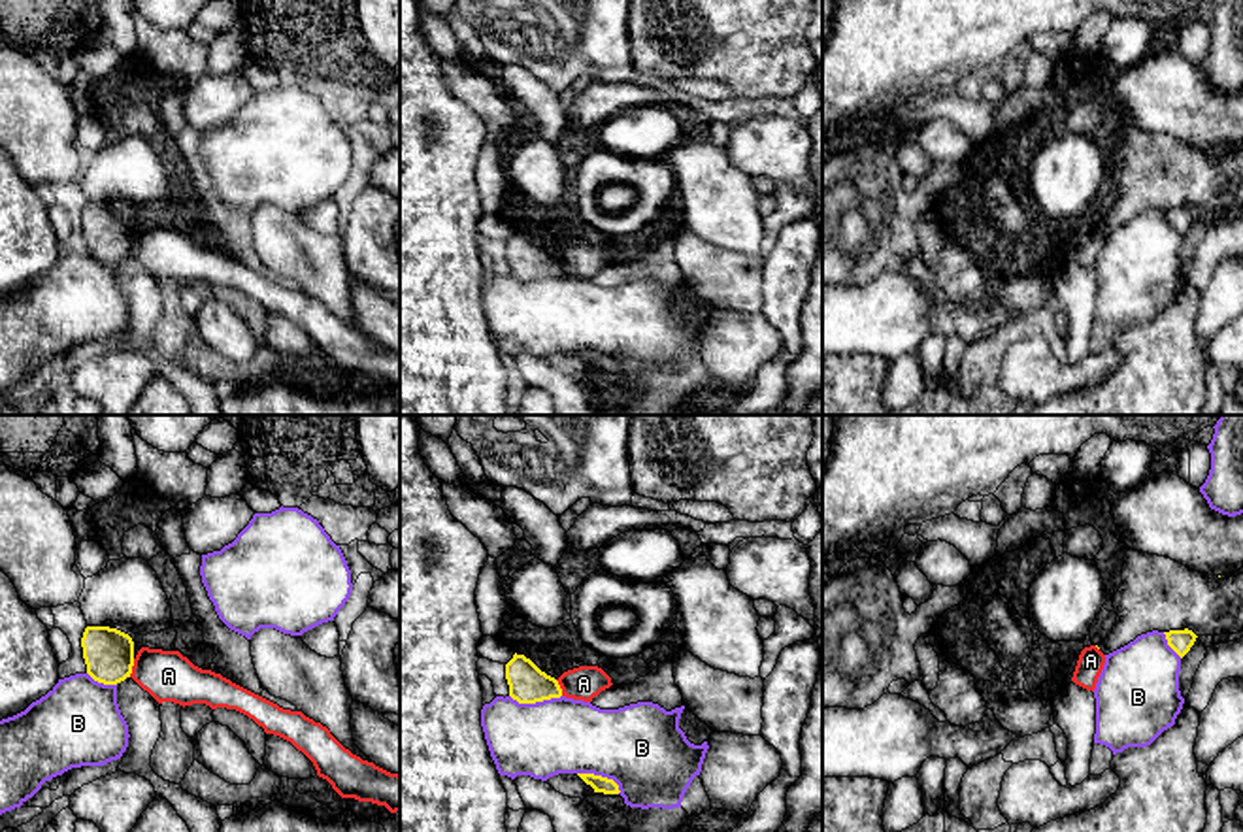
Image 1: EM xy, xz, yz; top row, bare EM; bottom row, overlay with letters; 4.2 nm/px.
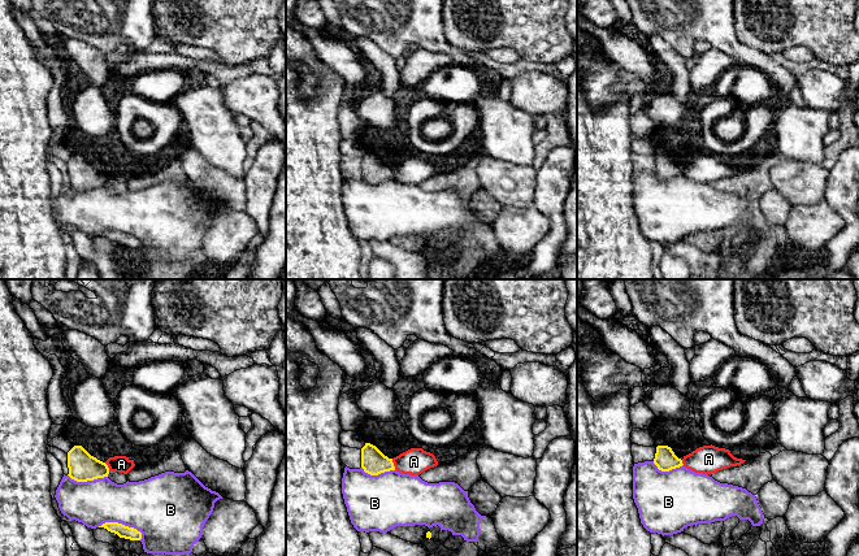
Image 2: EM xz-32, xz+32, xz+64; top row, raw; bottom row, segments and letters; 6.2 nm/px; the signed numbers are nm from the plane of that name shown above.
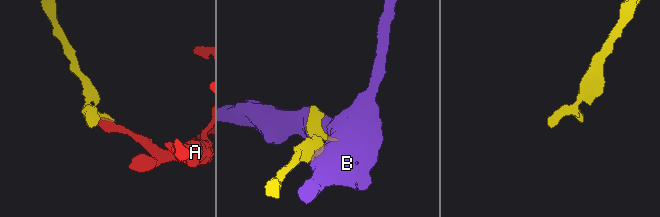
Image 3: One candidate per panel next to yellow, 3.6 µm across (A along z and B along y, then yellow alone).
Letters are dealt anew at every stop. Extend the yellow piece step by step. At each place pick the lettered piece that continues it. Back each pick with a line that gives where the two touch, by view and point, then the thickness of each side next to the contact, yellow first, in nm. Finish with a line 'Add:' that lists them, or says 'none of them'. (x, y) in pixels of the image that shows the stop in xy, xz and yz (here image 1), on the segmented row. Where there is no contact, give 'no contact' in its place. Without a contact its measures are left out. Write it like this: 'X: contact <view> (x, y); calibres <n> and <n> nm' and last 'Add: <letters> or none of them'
Add: none of them

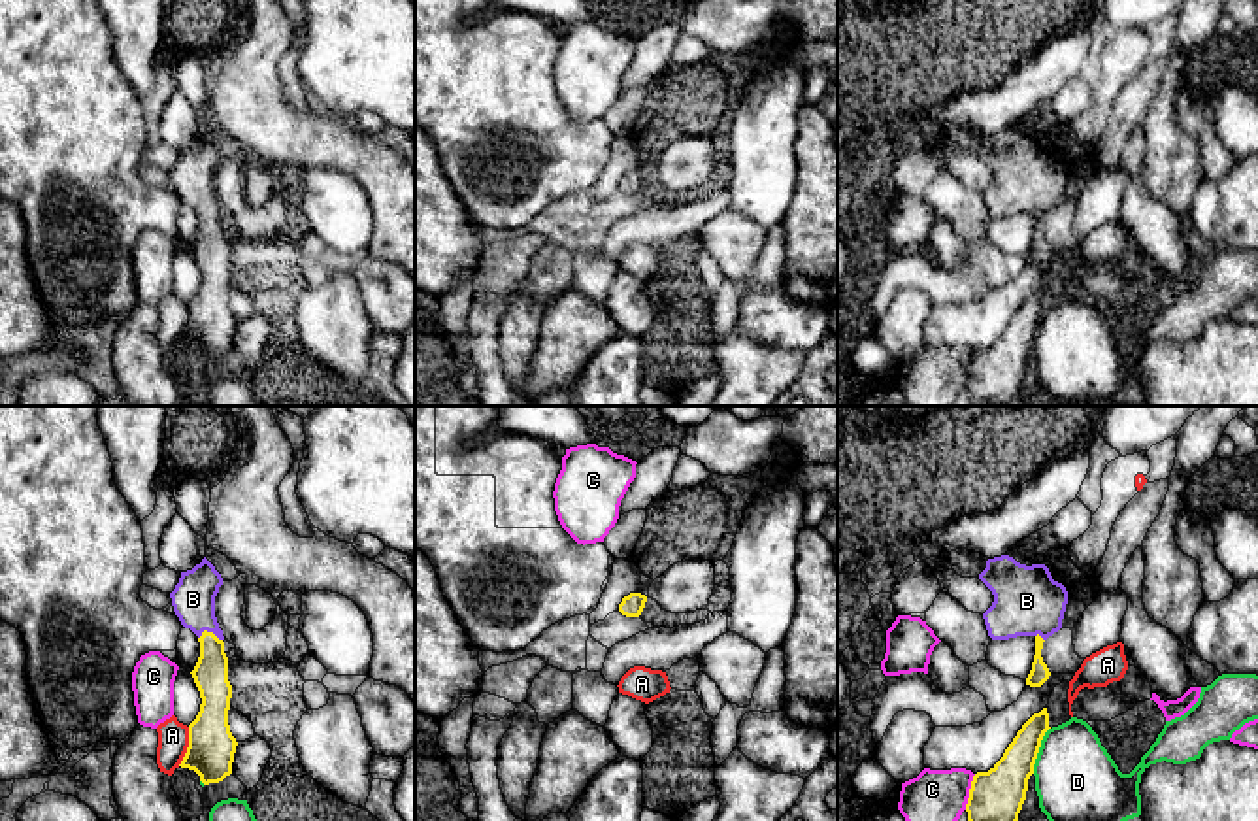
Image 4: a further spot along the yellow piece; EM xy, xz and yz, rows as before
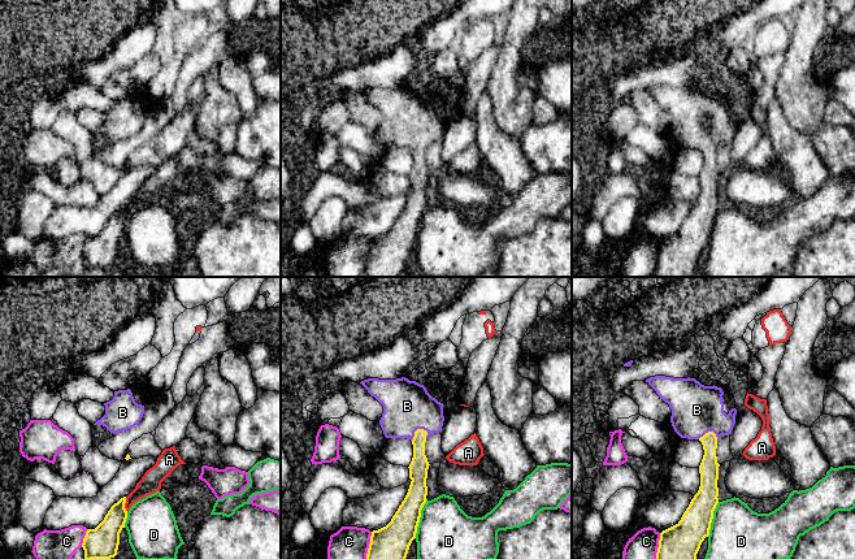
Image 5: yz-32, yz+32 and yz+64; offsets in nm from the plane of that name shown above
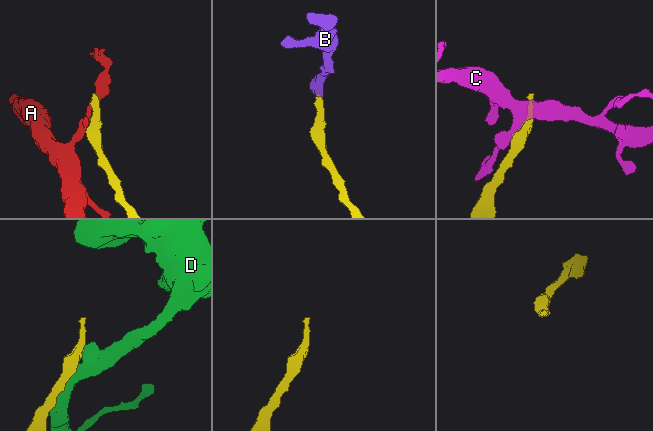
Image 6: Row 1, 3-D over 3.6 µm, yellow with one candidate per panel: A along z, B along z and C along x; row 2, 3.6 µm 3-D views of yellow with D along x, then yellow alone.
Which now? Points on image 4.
B: contact xy (210, 633); calibres 150 and 190 nm
Add: B

